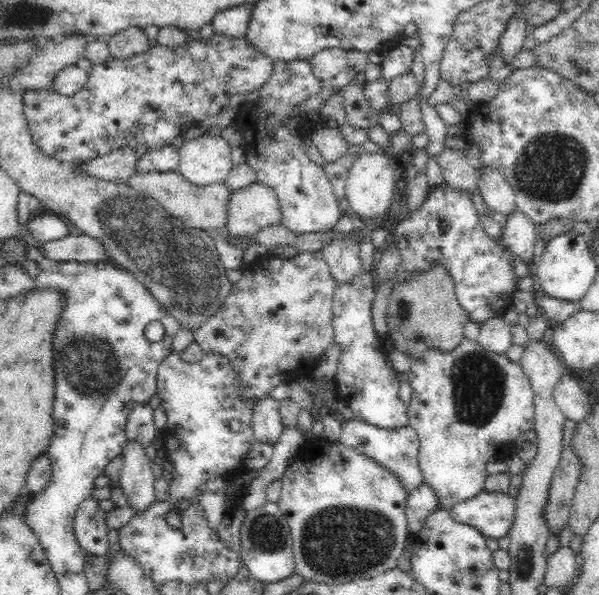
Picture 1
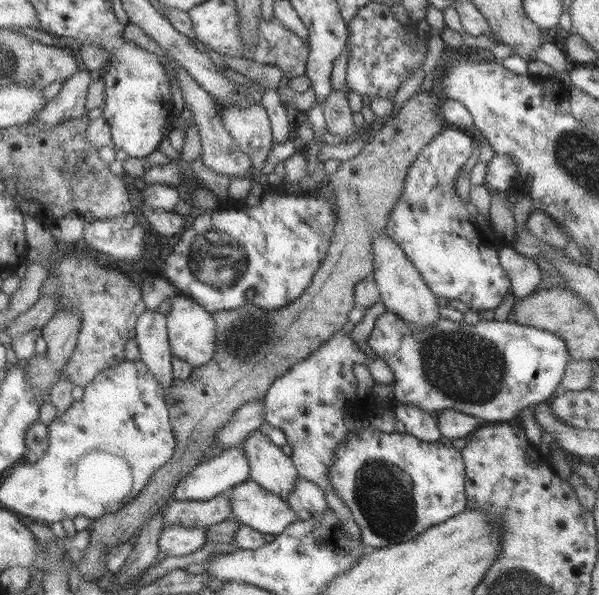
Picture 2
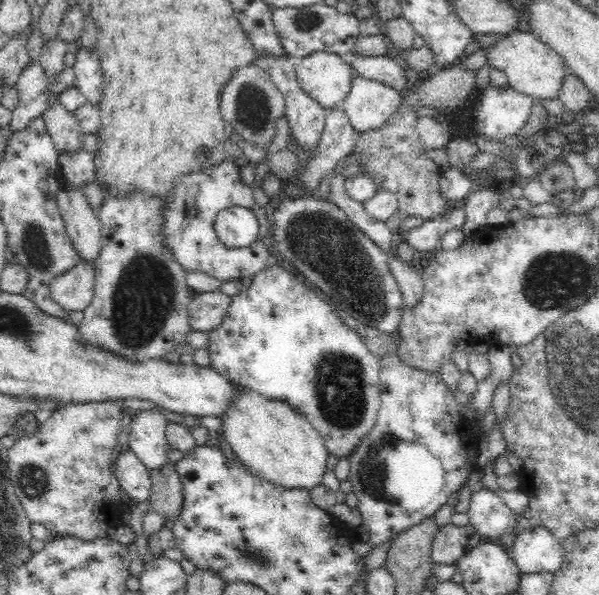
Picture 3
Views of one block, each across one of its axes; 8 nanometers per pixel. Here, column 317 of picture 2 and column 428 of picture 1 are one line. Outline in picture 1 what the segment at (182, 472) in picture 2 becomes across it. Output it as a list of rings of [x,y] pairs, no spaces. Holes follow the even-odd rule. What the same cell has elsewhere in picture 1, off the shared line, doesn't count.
[[[435,260],[428,270],[416,270],[408,280],[395,283],[388,306],[388,349],[400,348],[418,358],[430,347],[451,351],[464,338],[464,326],[470,316],[456,296],[455,284],[440,260]]]

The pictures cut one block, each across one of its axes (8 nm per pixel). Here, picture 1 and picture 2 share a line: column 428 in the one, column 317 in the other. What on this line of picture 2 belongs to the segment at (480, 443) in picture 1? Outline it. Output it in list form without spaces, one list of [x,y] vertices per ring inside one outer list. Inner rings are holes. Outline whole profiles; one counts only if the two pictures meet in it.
[[[334,332],[313,354],[292,364],[287,372],[278,376],[262,396],[264,420],[281,430],[291,448],[293,467],[300,478],[317,485],[325,492],[325,505],[335,512],[341,532],[351,540],[361,542],[361,532],[351,512],[333,494],[327,471],[334,461],[336,446],[347,442],[353,419],[349,415],[350,403],[357,401],[357,380],[353,369],[362,367],[365,354],[355,345],[349,333]]]

